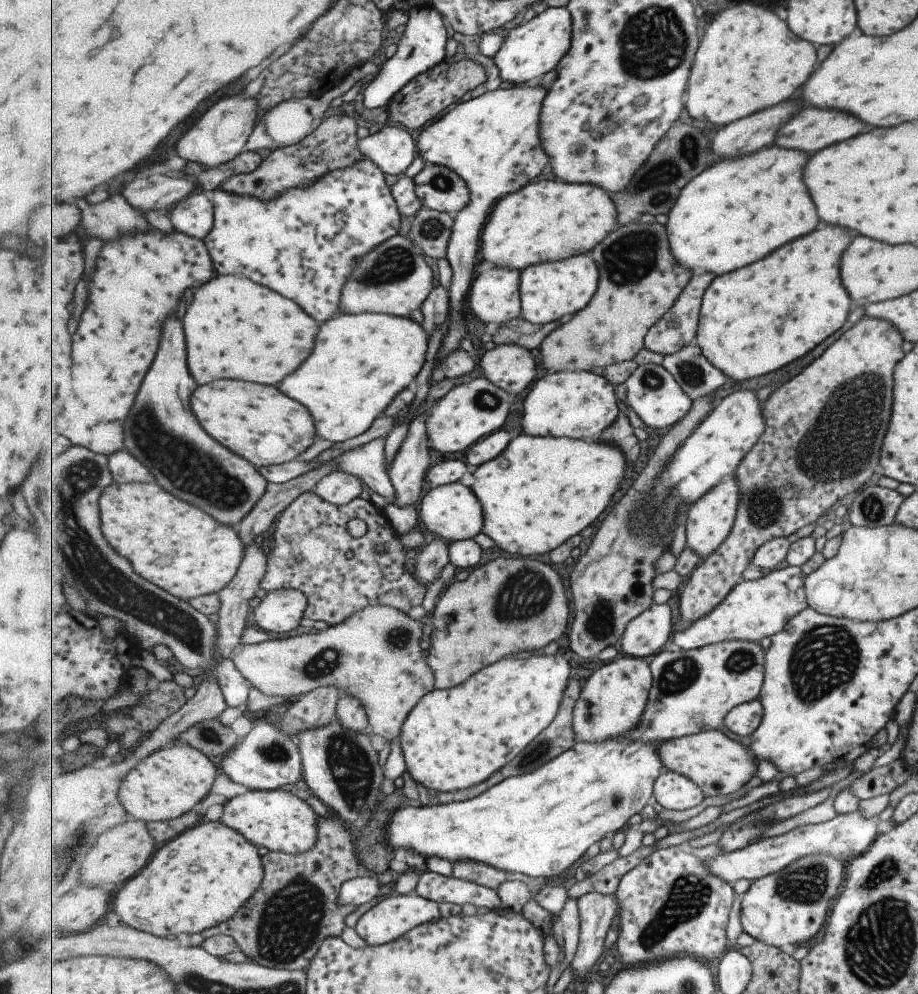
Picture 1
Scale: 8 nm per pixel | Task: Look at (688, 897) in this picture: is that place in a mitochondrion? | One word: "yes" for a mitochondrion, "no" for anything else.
yes

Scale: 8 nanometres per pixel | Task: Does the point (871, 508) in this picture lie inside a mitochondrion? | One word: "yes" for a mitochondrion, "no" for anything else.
yes

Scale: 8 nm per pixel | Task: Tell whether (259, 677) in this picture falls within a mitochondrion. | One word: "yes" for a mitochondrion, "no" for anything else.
no

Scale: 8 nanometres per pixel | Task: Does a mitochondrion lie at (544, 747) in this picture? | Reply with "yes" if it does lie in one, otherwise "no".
yes

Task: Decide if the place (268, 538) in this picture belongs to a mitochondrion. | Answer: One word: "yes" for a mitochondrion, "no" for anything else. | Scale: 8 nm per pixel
no

